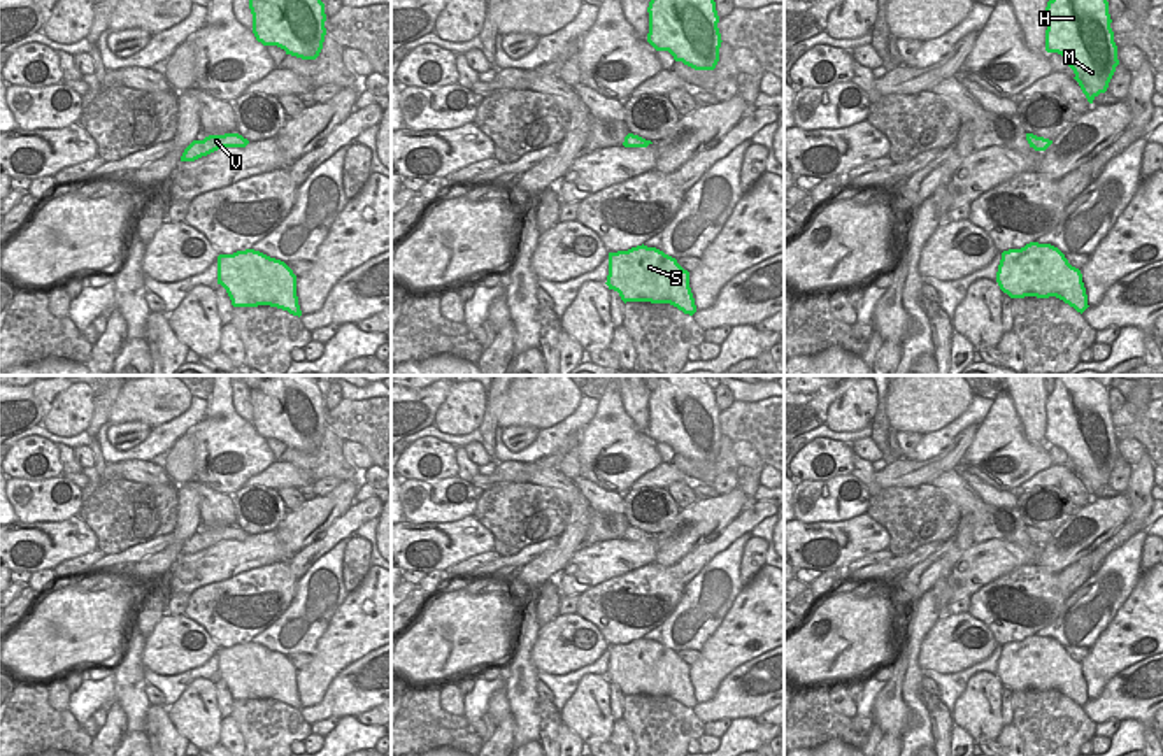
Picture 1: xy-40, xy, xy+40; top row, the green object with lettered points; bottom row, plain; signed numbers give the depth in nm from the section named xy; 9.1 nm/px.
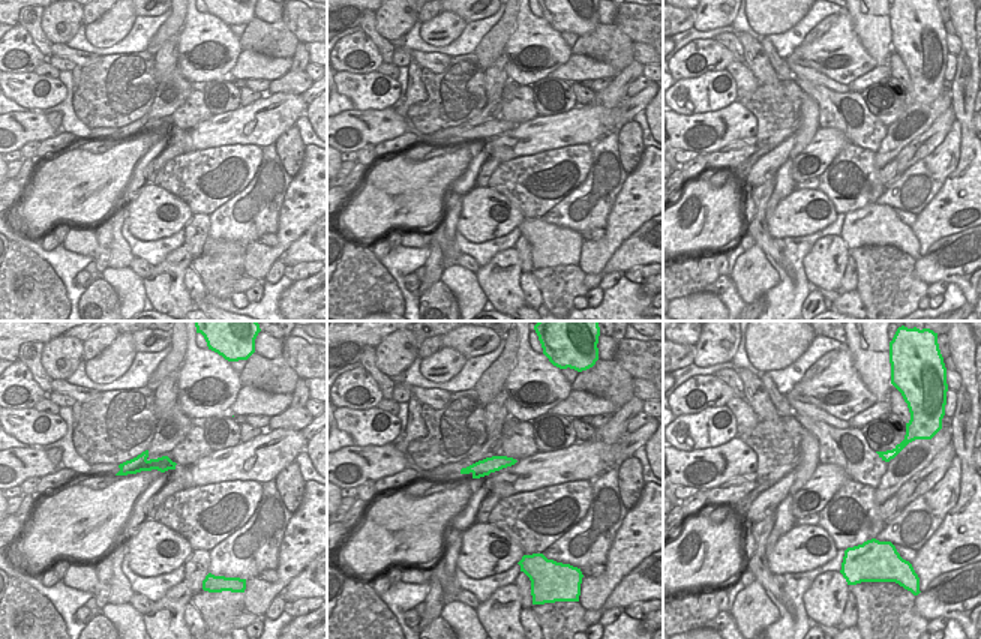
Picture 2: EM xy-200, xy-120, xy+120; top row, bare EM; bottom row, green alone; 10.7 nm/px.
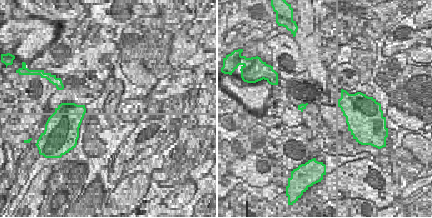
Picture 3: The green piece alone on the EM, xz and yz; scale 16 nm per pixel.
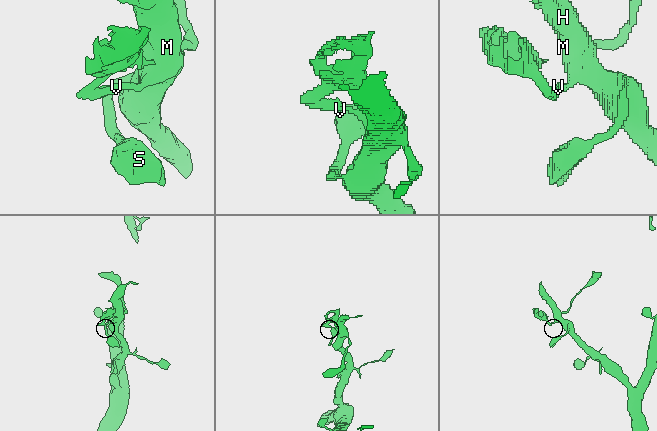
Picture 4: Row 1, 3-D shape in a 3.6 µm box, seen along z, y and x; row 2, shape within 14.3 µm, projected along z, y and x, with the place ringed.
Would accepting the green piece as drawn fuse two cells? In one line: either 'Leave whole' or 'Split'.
Split.

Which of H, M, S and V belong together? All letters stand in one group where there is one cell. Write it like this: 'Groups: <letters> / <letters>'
Groups: H M S / V.

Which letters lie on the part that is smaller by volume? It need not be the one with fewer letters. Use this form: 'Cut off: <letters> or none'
Cut off: V.

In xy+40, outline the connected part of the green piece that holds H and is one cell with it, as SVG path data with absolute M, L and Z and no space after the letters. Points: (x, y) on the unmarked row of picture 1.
M1056 375L1054 389L1045 400L1045 444L1061 447L1075 467L1088 495L1105 486L1119 458L1117 439L1110 421L1107 388L1098 384L1091 375Z

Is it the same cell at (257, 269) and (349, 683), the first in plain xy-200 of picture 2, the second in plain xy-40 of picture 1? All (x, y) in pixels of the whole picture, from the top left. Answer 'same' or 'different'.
different

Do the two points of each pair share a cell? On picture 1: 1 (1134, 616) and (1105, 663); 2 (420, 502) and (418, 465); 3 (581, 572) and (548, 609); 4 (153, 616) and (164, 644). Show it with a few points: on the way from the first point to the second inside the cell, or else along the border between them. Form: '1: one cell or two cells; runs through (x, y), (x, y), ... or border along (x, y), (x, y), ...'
1: one cell; runs through (1134, 628), (1113, 651)
2: two cells; border along (456, 474), (434, 481), (409, 479)
3: two cells; border along (555, 579), (562, 597)
4: two cells; border along (165, 611), (146, 639)

